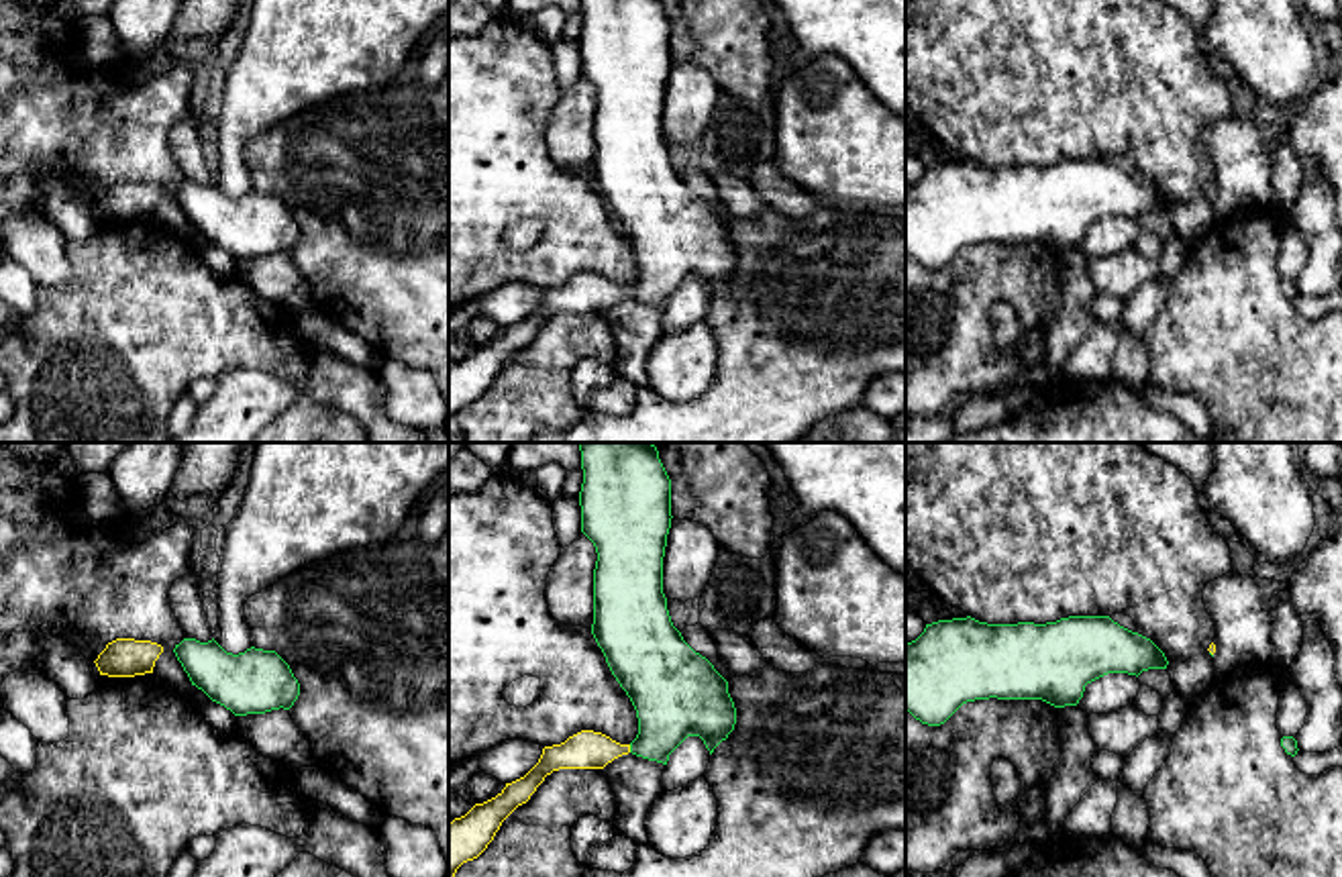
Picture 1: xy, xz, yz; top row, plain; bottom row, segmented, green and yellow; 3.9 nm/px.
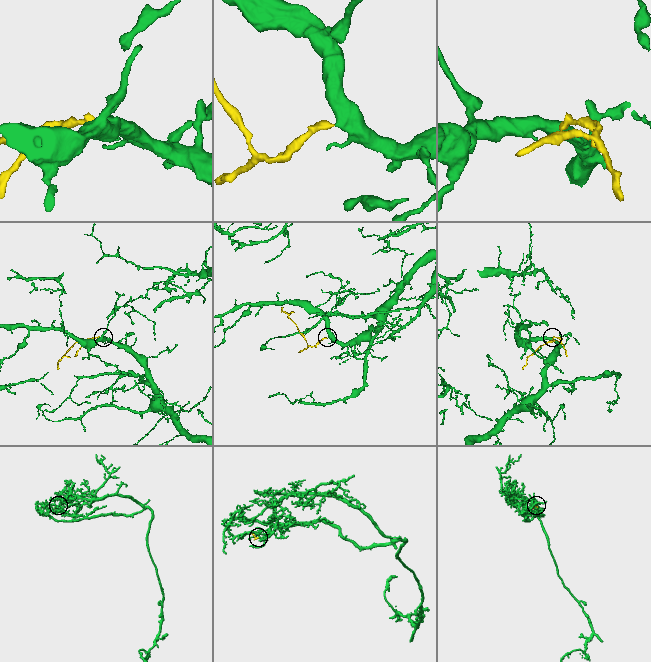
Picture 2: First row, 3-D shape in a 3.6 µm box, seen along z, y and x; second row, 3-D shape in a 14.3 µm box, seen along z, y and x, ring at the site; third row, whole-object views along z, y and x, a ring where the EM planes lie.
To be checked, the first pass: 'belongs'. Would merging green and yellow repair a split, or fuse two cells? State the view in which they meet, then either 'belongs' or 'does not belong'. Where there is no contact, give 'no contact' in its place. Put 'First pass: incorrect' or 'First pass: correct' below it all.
xz | belongs
First pass: correct

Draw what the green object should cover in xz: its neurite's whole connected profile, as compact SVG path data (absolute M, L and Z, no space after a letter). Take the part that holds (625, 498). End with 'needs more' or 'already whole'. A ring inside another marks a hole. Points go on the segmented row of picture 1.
M579 443L583 483L579 492L581 532L593 543L598 561L593 569L593 624L591 634L602 649L606 663L630 698L636 718L638 734L630 744L620 744L610 736L593 730L581 730L561 744L545 746L538 763L520 779L506 783L506 787L492 799L475 804L465 816L449 824L449 877L457 869L477 859L494 840L502 822L522 804L530 799L547 775L559 769L604 769L622 755L636 755L649 761L667 765L669 755L687 738L700 736L710 751L728 738L736 724L736 708L728 693L728 681L714 669L714 665L695 653L673 626L667 598L663 594L663 557L667 534L671 528L671 479L659 459L653 443Z | needs more

